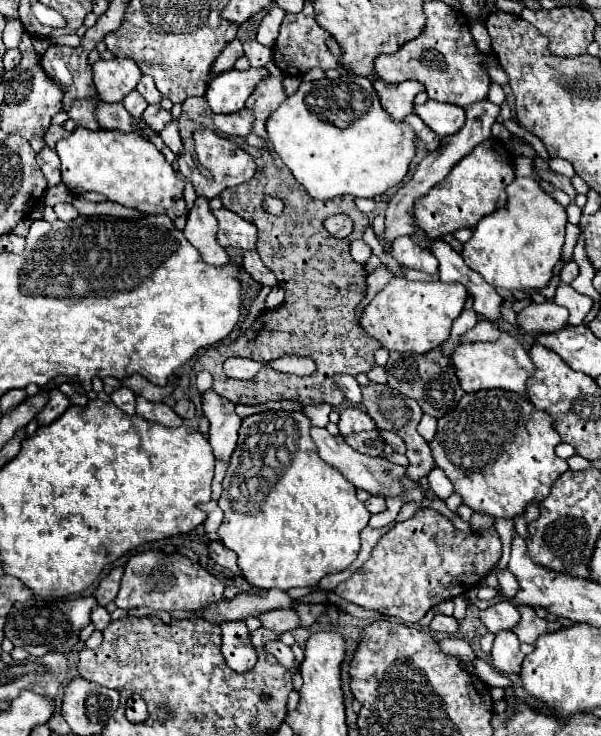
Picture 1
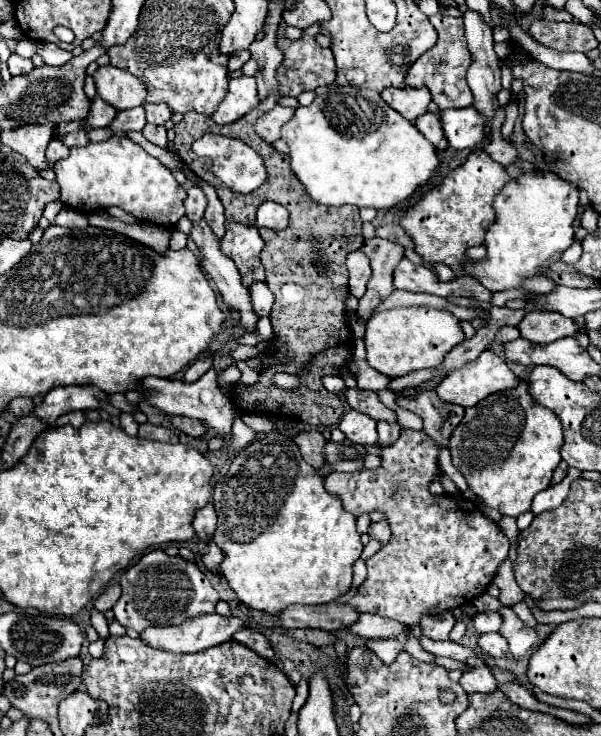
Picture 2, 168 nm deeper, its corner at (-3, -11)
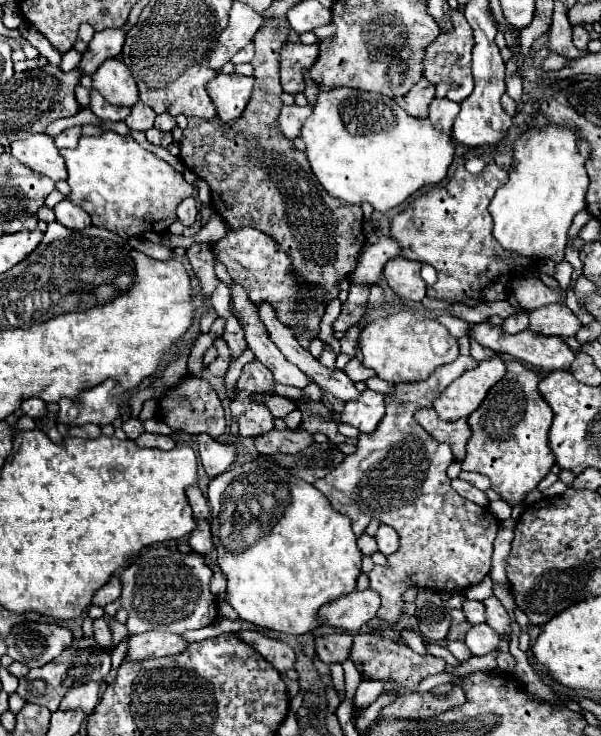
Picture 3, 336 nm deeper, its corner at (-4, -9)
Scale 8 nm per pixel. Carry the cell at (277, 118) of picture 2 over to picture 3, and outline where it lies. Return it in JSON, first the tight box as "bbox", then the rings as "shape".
{"bbox":[279,105,313,139],"shape":[[[283,105],[281,115],[279,115],[279,127],[283,131],[285,137],[289,139],[297,139],[301,133],[303,123],[307,121],[307,117],[313,113],[311,105],[299,107],[299,105]]]}

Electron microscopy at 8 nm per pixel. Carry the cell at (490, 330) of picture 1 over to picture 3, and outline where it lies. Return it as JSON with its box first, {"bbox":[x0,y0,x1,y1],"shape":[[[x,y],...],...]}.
{"bbox":[503,311,529,335],"shape":[[[527,311],[515,313],[515,315],[507,317],[505,323],[503,323],[503,329],[505,329],[507,333],[511,333],[511,335],[515,335],[515,333],[519,333],[519,331],[525,331],[527,327],[529,327],[529,313],[527,313]]]}

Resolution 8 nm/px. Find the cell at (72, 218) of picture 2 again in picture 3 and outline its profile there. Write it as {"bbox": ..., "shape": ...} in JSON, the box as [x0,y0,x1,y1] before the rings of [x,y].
{"bbox":[53,199,91,231],"shape":[[[63,199],[61,203],[57,203],[53,207],[55,211],[55,221],[61,223],[63,227],[67,229],[75,229],[75,231],[81,231],[85,227],[91,225],[91,217],[87,211],[83,211],[81,207],[73,205],[69,199]]]}

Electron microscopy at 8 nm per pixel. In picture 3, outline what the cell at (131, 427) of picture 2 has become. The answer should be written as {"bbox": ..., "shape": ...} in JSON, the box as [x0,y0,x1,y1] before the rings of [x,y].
{"bbox":[123,419,145,439],"shape":[[[127,419],[125,423],[123,423],[123,431],[127,433],[127,437],[129,439],[137,439],[141,433],[145,433],[145,429],[143,429],[143,423],[141,423],[141,419]]]}

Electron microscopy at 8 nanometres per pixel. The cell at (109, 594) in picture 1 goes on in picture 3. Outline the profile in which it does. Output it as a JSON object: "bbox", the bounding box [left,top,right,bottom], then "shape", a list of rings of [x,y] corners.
{"bbox":[93,577,121,607],"shape":[[[111,577],[101,589],[97,589],[97,593],[93,595],[93,605],[105,607],[107,603],[113,603],[115,599],[119,599],[121,595],[121,583],[119,577]]]}

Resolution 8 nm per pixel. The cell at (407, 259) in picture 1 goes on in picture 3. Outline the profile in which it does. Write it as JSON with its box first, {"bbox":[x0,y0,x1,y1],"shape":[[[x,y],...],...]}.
{"bbox":[383,257,425,301],"shape":[[[393,257],[387,261],[383,275],[387,285],[407,301],[421,301],[425,297],[425,281],[419,275],[421,263],[409,261],[405,257]]]}

